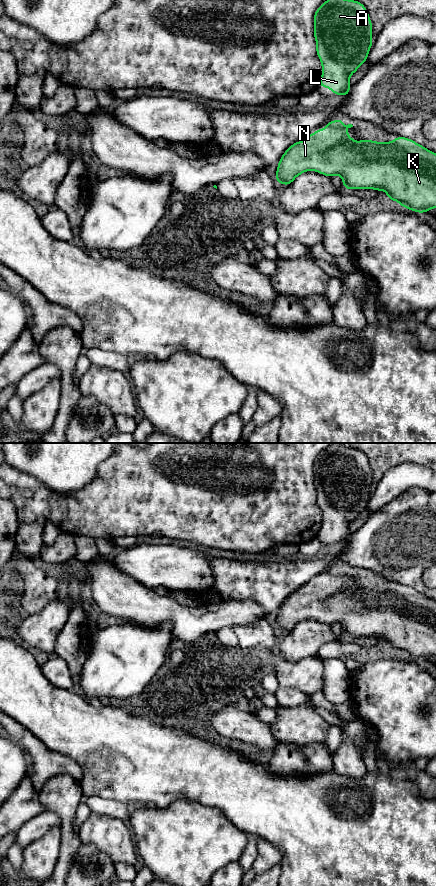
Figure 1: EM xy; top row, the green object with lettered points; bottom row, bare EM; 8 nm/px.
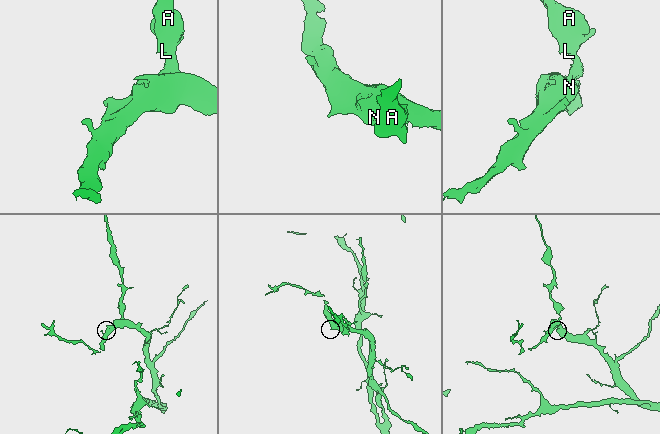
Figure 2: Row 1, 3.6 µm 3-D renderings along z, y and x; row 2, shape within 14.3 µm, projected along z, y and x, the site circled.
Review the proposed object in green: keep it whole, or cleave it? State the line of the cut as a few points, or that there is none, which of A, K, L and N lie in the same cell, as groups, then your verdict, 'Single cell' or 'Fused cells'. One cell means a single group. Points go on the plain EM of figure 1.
No split. Groups: A K L N. Single cell

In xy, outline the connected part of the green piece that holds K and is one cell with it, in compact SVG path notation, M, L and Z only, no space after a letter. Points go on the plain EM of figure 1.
M338 566L327 570L325 576L309 582L304 589L292 592L278 610L277 631L289 633L297 624L312 618L330 626L340 623L346 638L385 639L387 646L417 661L436 656L436 601L401 584L385 591L367 587L358 590L346 578L351 575L352 572L345 574Z

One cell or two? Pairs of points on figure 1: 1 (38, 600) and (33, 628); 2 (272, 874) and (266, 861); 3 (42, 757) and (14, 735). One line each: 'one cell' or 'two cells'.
1: two cells
2: two cells
3: one cell

